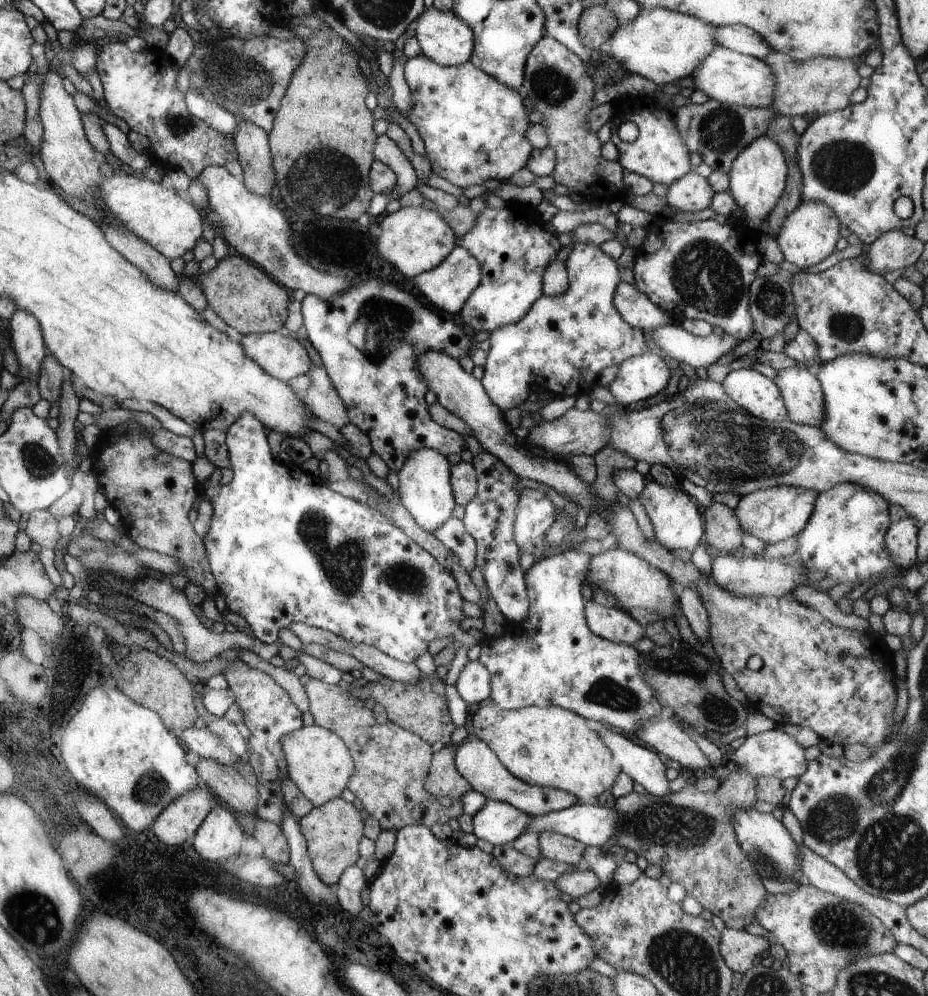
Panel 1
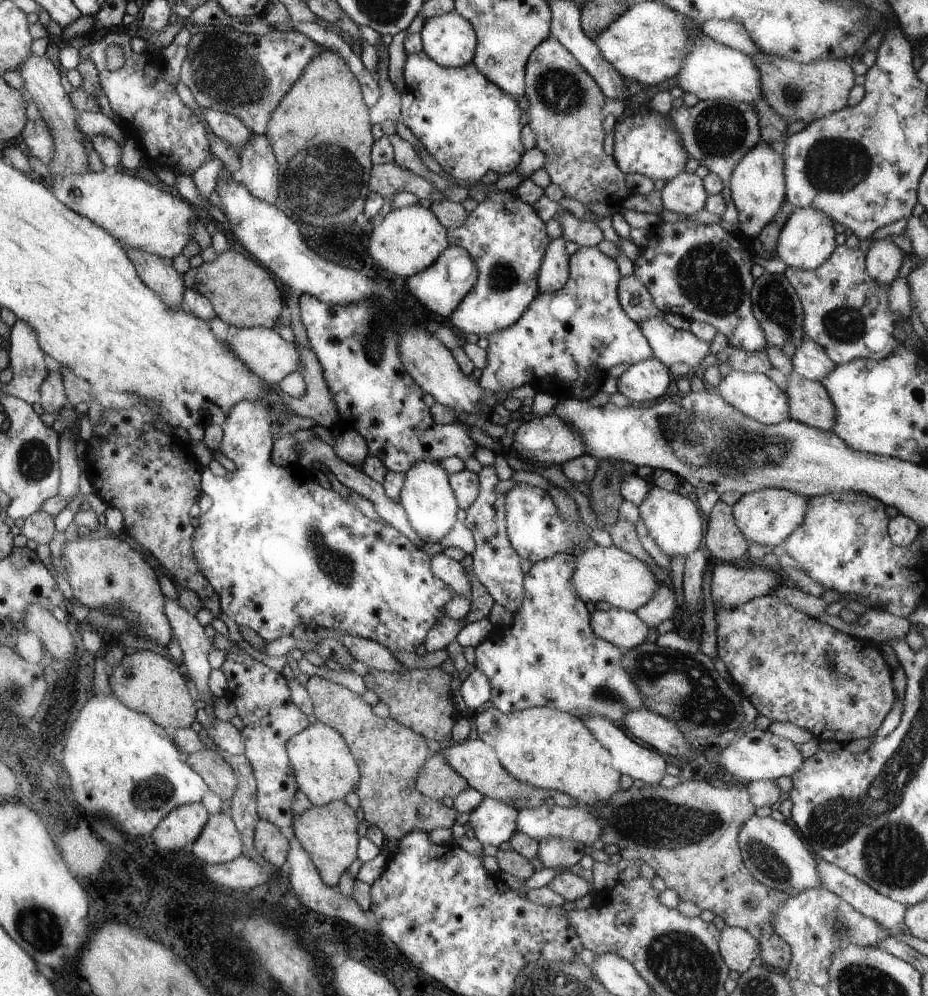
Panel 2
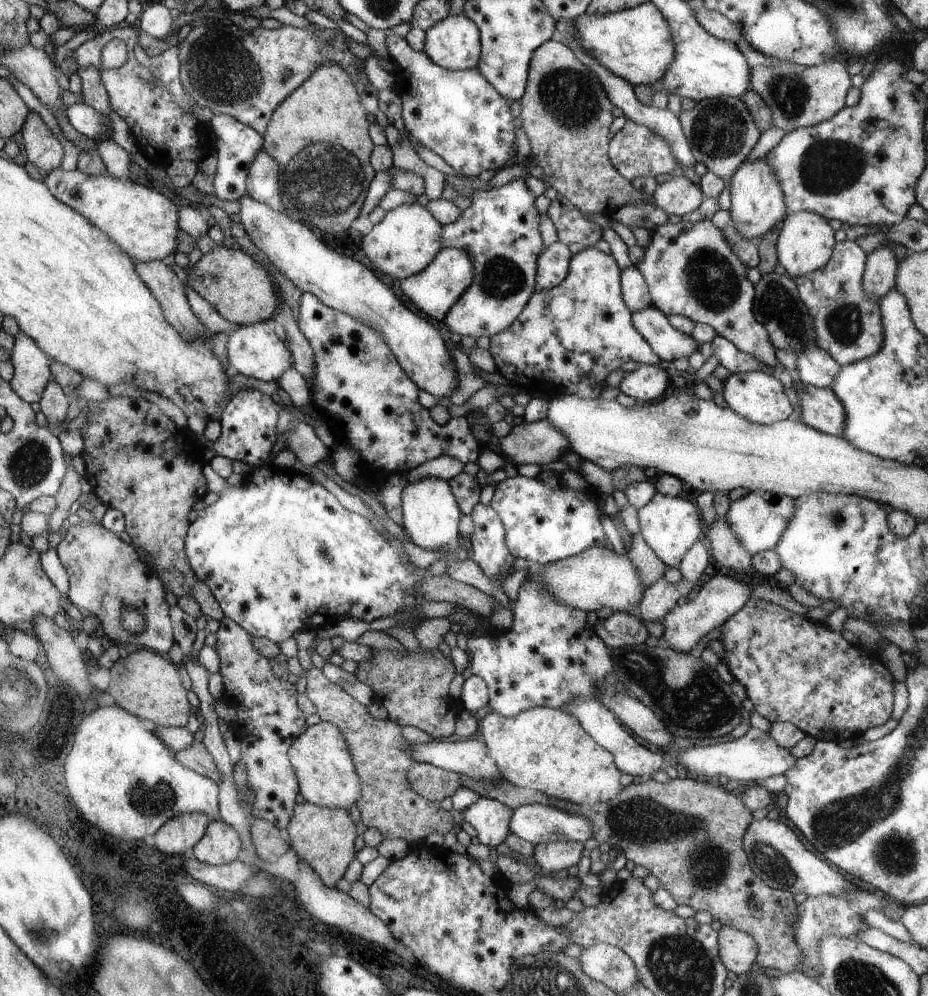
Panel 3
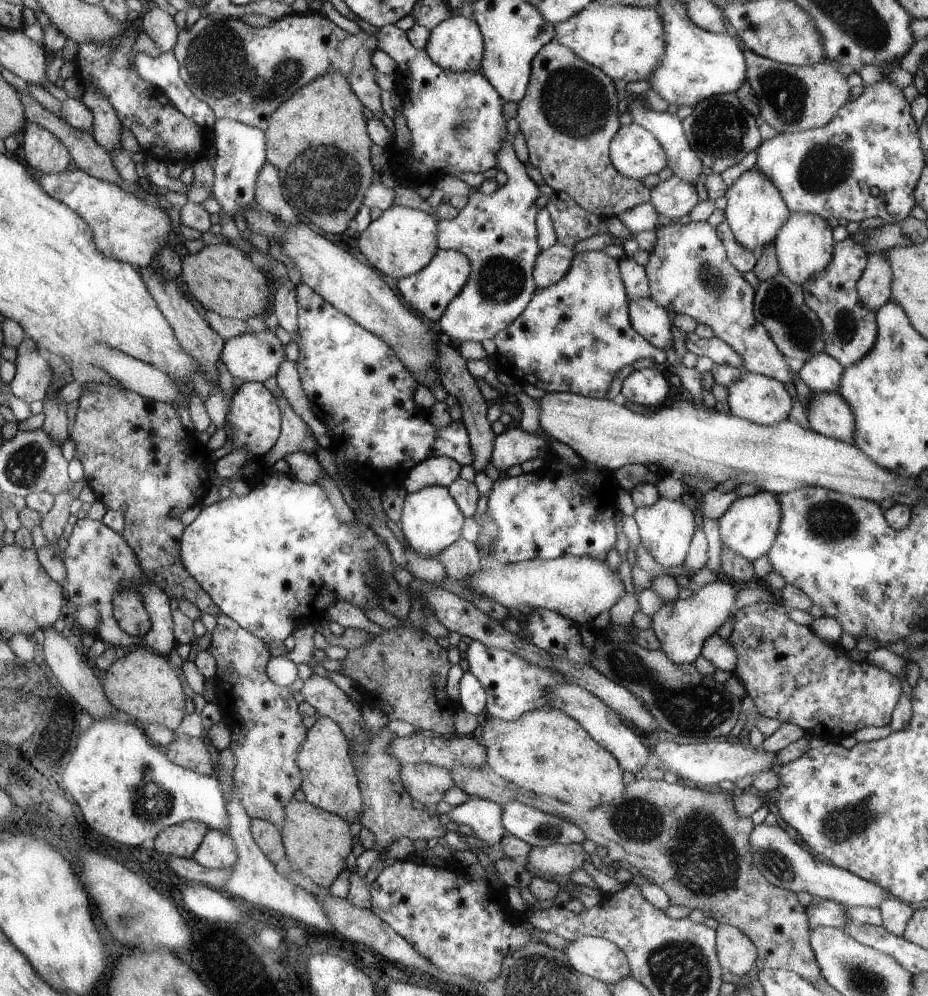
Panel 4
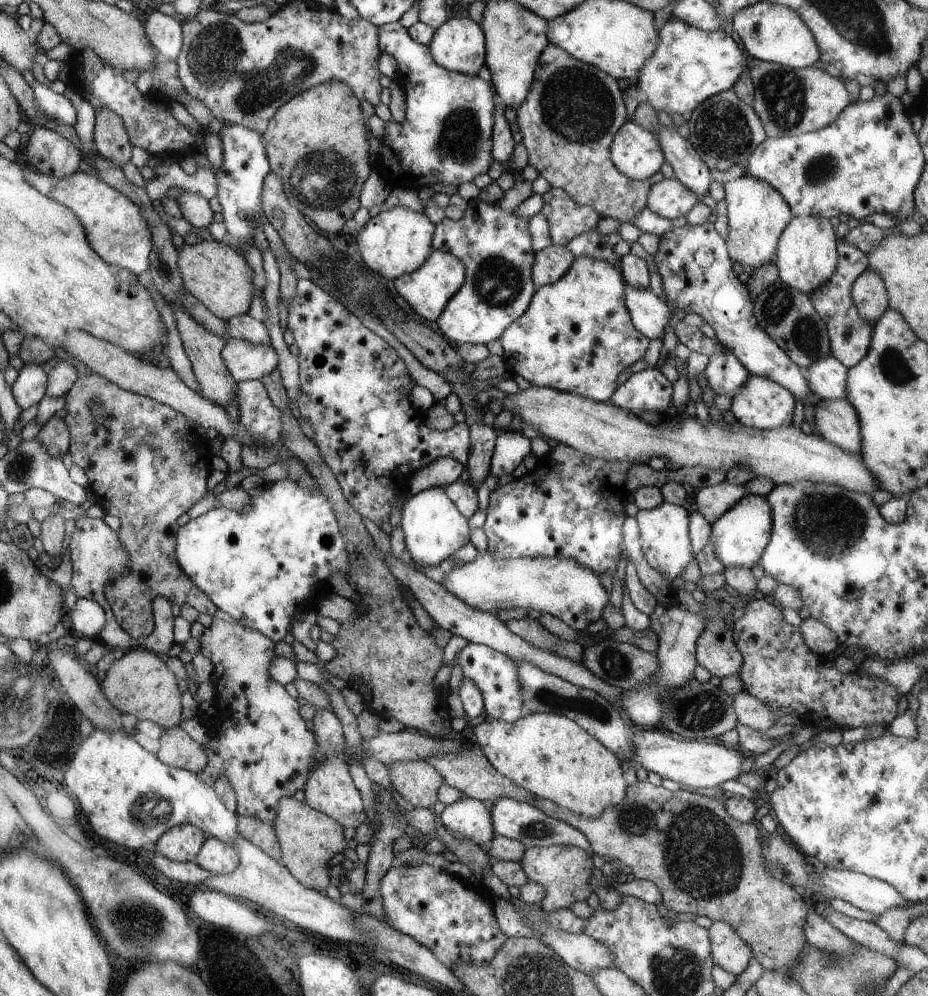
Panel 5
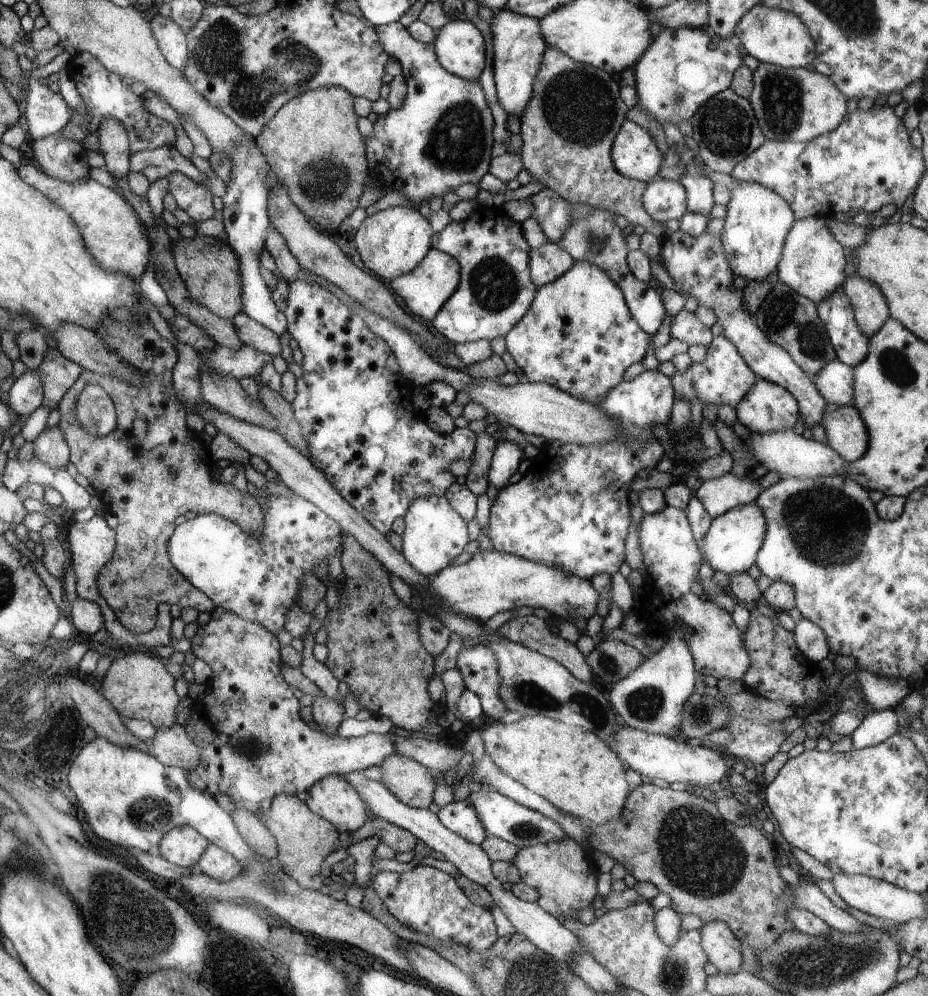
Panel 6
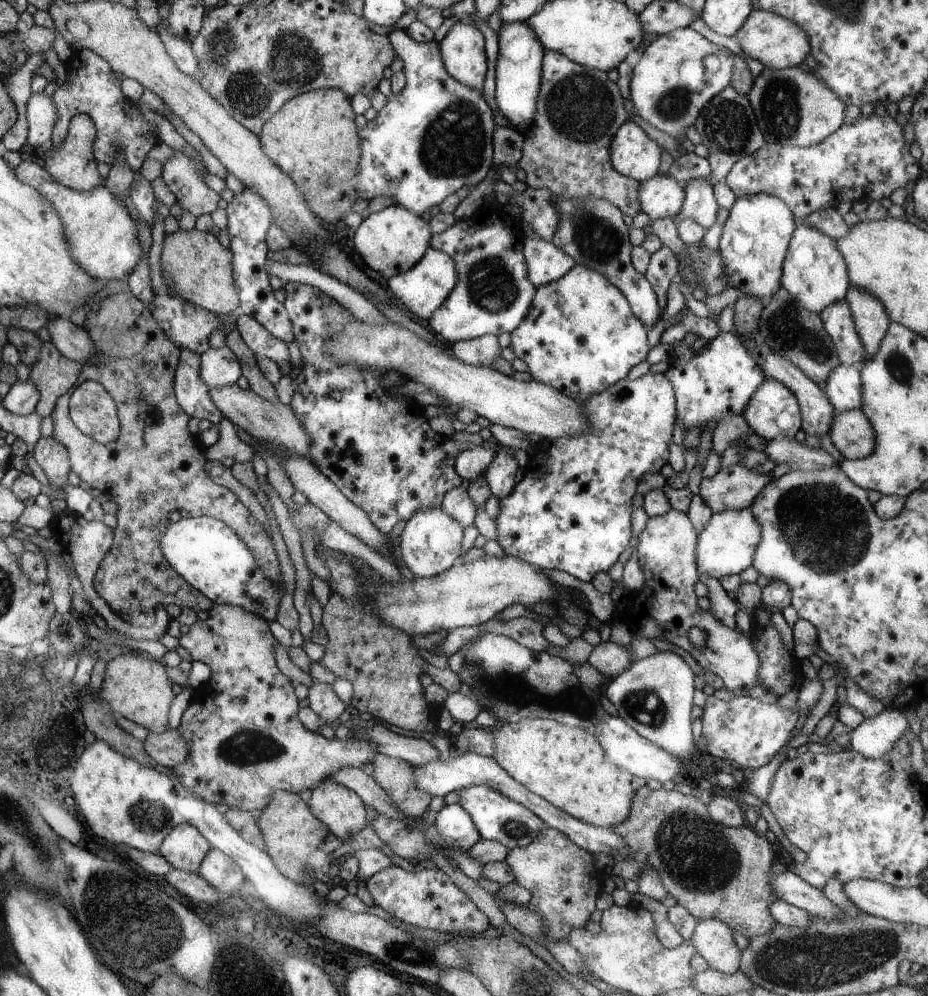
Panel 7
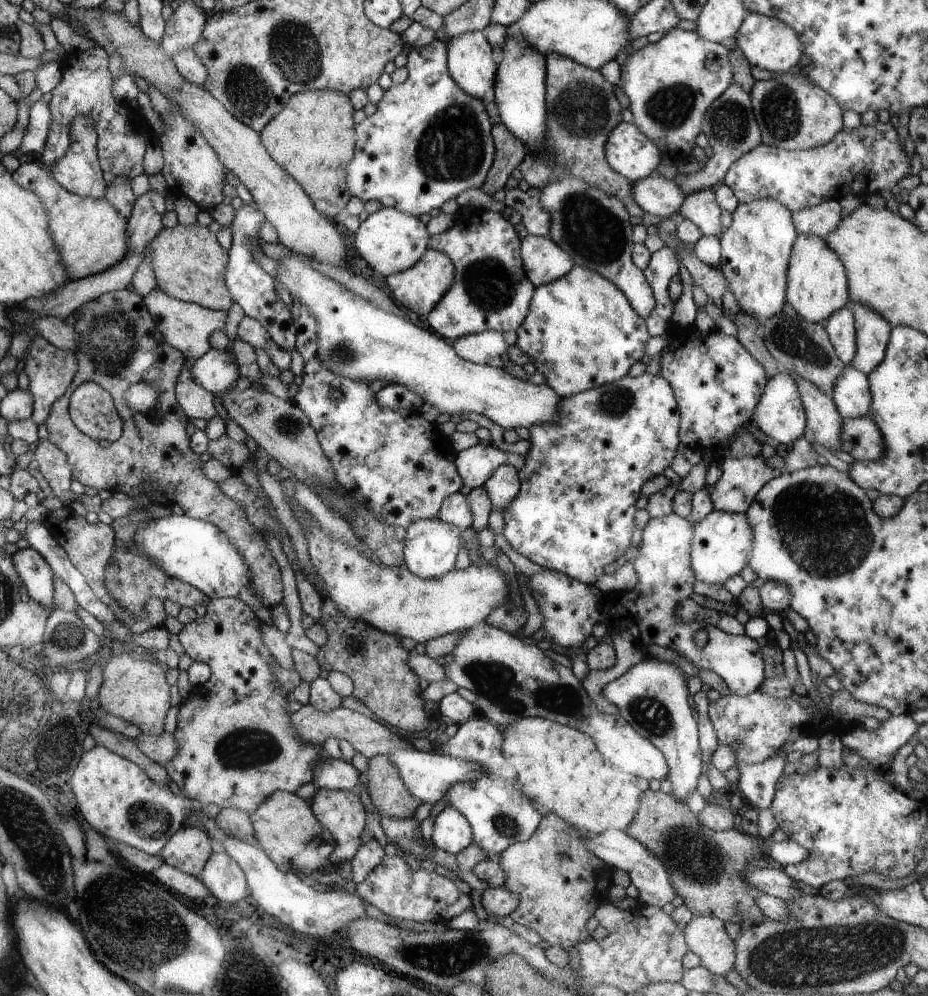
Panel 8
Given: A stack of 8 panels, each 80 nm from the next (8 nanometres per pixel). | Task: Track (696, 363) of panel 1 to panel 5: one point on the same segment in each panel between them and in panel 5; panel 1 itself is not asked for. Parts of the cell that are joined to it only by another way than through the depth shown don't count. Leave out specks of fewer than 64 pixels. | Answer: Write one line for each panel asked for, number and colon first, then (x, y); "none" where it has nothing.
2: (670, 345)
3: (669, 344)
4: (649, 319)
5: (649, 314)

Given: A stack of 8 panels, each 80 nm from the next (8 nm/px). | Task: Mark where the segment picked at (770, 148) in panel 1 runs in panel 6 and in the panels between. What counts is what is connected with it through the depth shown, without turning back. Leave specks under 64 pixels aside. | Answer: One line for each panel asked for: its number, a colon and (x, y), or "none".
2: (757, 185)
3: (757, 205)
4: (755, 210)
5: (757, 214)
6: (757, 222)

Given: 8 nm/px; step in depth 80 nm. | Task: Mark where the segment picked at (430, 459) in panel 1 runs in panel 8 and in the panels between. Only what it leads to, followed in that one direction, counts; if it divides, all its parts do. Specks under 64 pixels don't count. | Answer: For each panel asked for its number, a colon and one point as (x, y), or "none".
2: (427, 496)
3: (431, 512)
4: (431, 521)
5: (433, 526)
6: (435, 534)
7: (431, 542)
8: (432, 546)

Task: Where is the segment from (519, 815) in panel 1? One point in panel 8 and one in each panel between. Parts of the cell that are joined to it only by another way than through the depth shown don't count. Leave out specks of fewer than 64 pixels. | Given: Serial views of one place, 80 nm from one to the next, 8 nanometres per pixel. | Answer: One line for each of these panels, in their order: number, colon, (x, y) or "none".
2: (494, 822)
3: (489, 819)
4: (485, 817)
5: (470, 817)
6: (461, 816)
7: (457, 829)
8: (452, 832)

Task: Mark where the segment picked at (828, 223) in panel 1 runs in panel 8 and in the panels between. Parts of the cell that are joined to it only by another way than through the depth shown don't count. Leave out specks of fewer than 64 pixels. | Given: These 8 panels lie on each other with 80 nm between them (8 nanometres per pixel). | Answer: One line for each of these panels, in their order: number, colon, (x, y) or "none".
2: (807, 240)
3: (805, 242)
4: (804, 246)
5: (806, 256)
6: (812, 263)
7: (814, 271)
8: (817, 287)

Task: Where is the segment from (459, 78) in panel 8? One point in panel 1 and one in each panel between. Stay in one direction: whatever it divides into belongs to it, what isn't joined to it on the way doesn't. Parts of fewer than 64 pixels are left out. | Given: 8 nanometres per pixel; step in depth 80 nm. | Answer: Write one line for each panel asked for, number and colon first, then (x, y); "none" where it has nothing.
1: (444, 37)
2: (450, 39)
3: (454, 43)
4: (457, 43)
5: (459, 44)
6: (460, 46)
7: (463, 49)

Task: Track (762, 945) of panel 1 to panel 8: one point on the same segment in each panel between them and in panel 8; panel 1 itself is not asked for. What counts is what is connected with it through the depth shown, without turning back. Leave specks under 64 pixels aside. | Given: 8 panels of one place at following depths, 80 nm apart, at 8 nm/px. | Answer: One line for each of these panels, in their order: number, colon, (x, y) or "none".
2: (739, 949)
3: (738, 950)
4: (736, 953)
5: (729, 951)
6: (723, 949)
7: (713, 940)
8: (706, 936)

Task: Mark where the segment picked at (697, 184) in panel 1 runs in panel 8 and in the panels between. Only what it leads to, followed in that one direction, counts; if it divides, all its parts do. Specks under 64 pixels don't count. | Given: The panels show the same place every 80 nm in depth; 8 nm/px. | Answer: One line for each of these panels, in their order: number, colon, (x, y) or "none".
2: (685, 194)
3: (680, 196)
4: (673, 198)
5: (670, 199)
6: (664, 199)
7: (662, 197)
8: (655, 195)

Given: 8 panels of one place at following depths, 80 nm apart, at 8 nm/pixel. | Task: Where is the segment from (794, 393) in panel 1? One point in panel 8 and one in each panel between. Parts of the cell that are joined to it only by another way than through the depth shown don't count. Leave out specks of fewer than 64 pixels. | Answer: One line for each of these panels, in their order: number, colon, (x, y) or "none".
2: (809, 403)
3: (820, 408)
4: (828, 413)
5: (836, 420)
6: (846, 433)
7: (851, 433)
8: (861, 438)

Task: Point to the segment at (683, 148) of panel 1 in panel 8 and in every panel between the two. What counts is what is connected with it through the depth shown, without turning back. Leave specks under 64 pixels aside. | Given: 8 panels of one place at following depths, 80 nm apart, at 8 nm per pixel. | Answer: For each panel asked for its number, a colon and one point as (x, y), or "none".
2: (644, 144)
3: (635, 150)
4: (634, 152)
5: (635, 152)
6: (634, 153)
7: (633, 153)
8: (631, 154)

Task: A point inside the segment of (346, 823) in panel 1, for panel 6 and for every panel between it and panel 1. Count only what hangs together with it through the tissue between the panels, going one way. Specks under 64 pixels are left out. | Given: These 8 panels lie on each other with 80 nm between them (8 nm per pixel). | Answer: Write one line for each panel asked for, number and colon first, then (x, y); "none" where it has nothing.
2: (328, 833)
3: (324, 837)
4: (317, 842)
5: (309, 839)
6: (304, 839)

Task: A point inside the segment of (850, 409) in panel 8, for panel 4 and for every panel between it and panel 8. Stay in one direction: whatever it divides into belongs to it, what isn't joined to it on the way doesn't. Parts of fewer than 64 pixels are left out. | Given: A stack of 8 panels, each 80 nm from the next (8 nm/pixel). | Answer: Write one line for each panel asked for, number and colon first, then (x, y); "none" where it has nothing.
4: (821, 373)
5: (827, 377)
6: (834, 382)
7: (842, 386)

